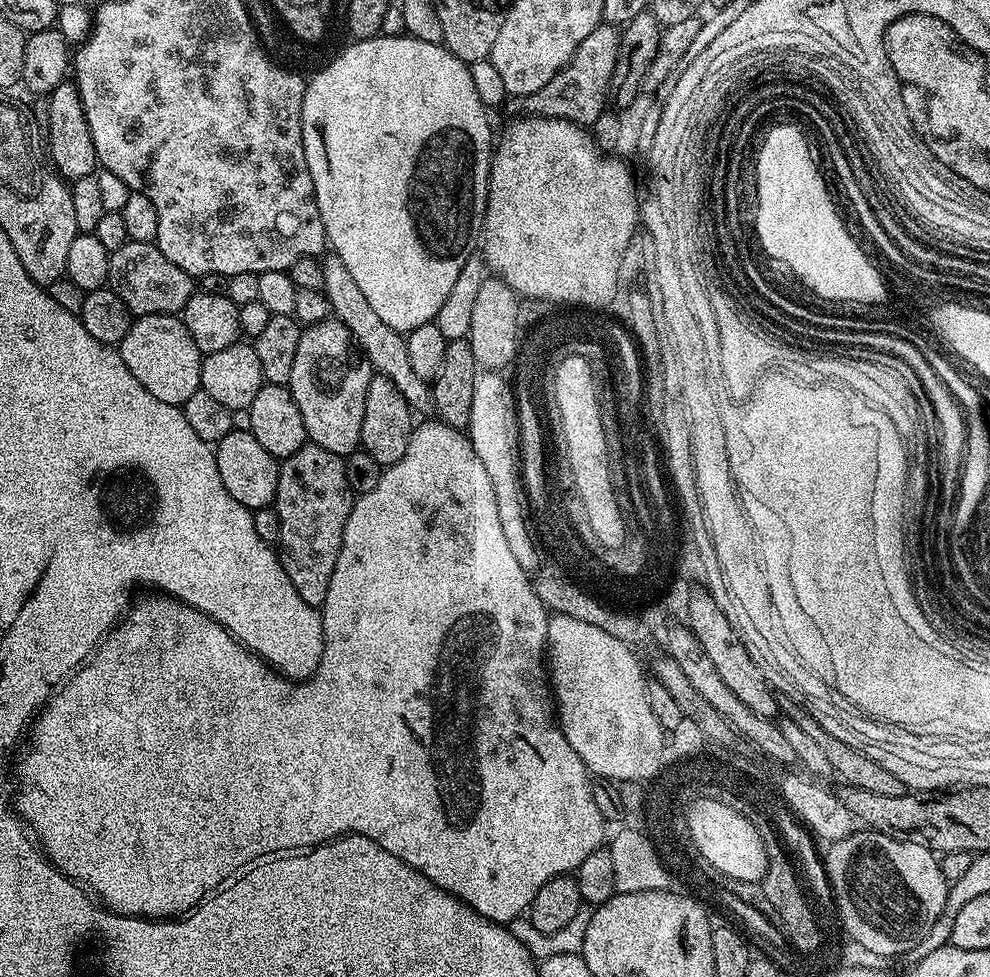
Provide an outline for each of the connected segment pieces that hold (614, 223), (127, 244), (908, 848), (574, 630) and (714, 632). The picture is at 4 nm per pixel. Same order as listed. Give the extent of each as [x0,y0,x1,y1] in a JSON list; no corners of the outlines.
[[478,114,638,302],[108,240,195,315],[822,830,950,956],[546,614,666,782],[690,592,778,717]]

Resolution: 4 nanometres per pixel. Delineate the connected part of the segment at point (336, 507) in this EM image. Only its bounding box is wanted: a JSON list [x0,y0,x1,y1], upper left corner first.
[274,442,354,606]

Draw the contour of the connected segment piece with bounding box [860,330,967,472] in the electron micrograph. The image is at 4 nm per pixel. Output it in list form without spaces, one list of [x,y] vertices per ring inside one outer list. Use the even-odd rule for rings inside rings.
[[[879,330],[877,332],[862,332],[860,343],[867,351],[874,350],[882,354],[889,354],[890,357],[902,362],[920,382],[925,394],[928,396],[941,432],[940,463],[938,464],[940,472],[954,472],[956,462],[963,462],[967,432],[966,417],[956,397],[938,378],[928,360],[908,338],[890,335],[887,331]]]

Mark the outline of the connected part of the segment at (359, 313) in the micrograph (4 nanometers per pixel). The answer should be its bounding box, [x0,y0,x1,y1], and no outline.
[322,254,430,404]

